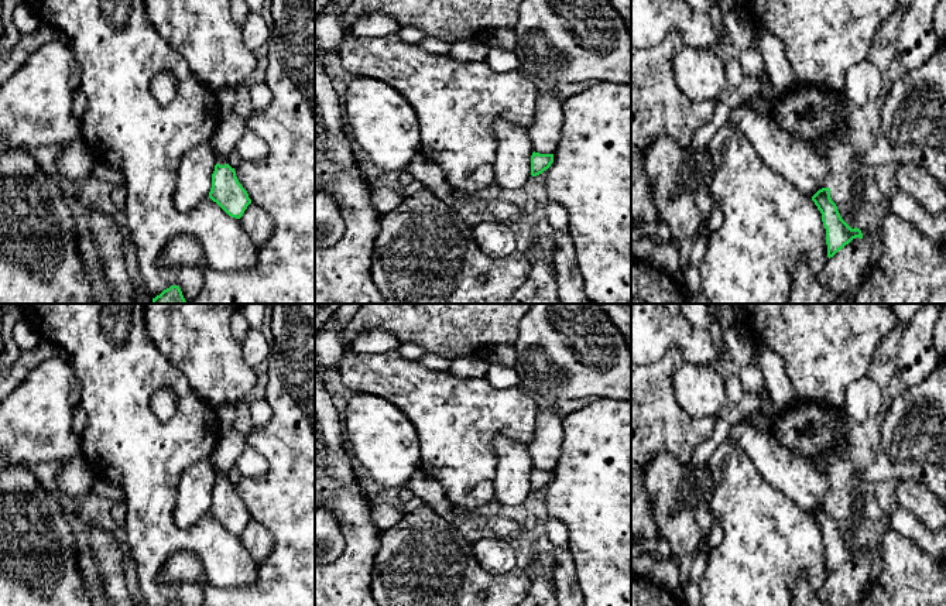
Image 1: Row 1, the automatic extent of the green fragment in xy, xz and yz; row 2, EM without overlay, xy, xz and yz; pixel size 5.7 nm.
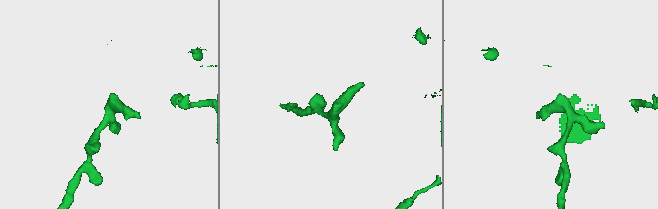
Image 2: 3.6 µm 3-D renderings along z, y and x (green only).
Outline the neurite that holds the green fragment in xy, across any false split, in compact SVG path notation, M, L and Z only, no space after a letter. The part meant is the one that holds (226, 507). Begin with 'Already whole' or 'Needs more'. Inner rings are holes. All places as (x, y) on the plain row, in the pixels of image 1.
Needs more. M215 469L215 476L216 482L212 490L209 514L229 533L240 535L247 523L251 520L251 516L239 499L234 485L227 480L227 475Z

